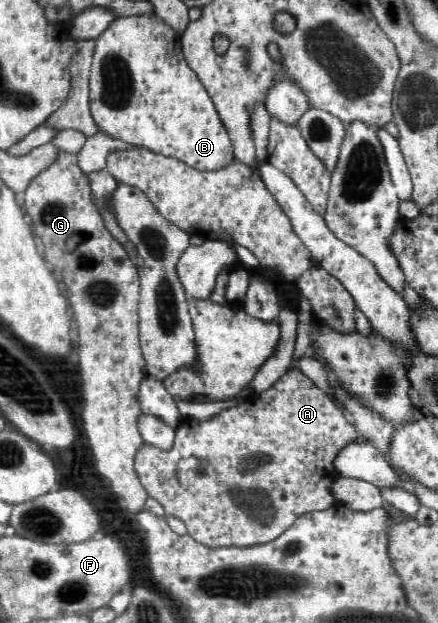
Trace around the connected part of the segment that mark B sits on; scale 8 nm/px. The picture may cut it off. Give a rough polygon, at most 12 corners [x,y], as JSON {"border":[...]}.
{"border":[[160,19],[96,37],[99,130],[201,171],[235,161]]}

